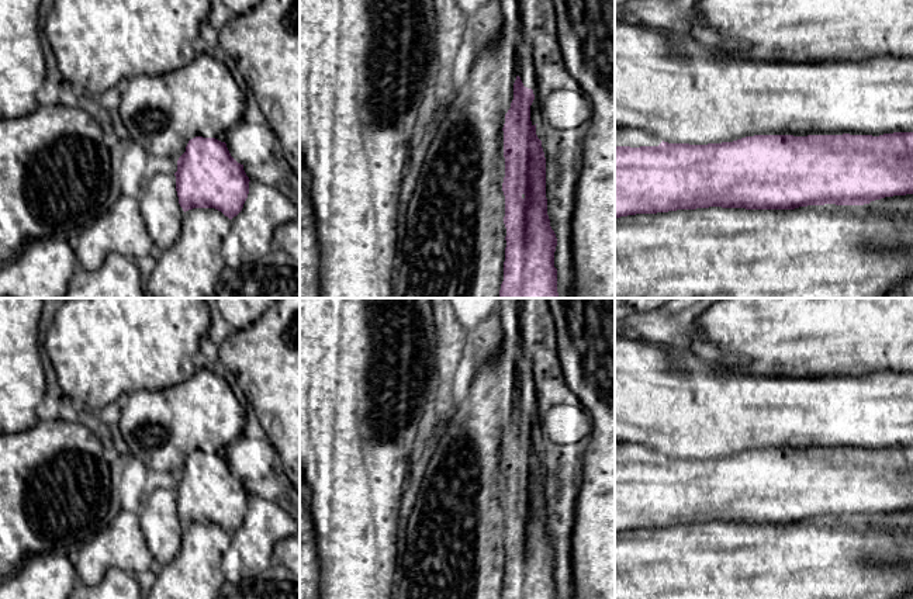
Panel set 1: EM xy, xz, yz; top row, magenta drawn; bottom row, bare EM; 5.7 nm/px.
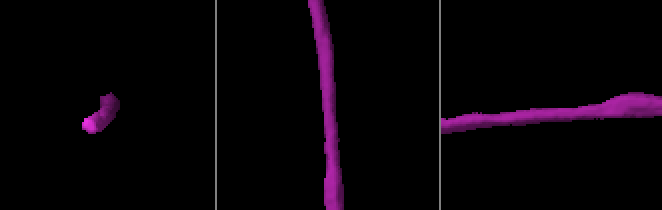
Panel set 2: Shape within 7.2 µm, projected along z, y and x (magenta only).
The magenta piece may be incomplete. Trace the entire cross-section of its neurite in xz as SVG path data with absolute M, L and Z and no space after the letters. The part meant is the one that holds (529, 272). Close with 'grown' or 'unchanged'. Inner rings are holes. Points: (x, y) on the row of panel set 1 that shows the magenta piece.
M516 76L502 128L506 247L499 298L558 298L557 238L547 215L546 157L530 121L533 100Z; unchanged

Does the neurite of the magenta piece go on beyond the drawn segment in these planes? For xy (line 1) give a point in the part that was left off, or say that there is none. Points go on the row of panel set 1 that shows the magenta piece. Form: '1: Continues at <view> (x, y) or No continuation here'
1: No continuation here

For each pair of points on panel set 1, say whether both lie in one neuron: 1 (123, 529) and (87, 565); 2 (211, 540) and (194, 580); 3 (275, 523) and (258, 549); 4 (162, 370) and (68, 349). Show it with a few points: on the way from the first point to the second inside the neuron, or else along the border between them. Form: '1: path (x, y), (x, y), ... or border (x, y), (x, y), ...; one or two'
1: path (116, 537), (96, 557); one
2: path (201, 550), (196, 570); one
3: path (269, 529), (258, 543); one
4: path (138, 349), (92, 349); one

